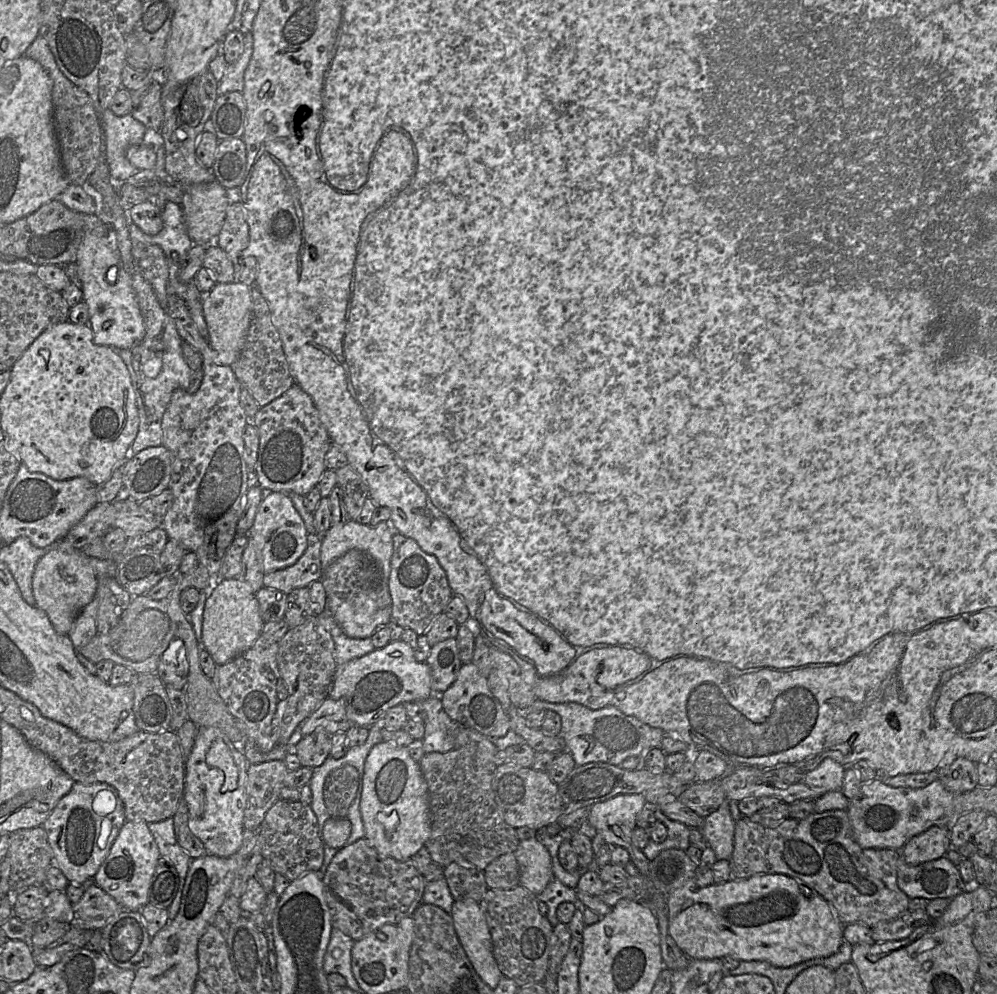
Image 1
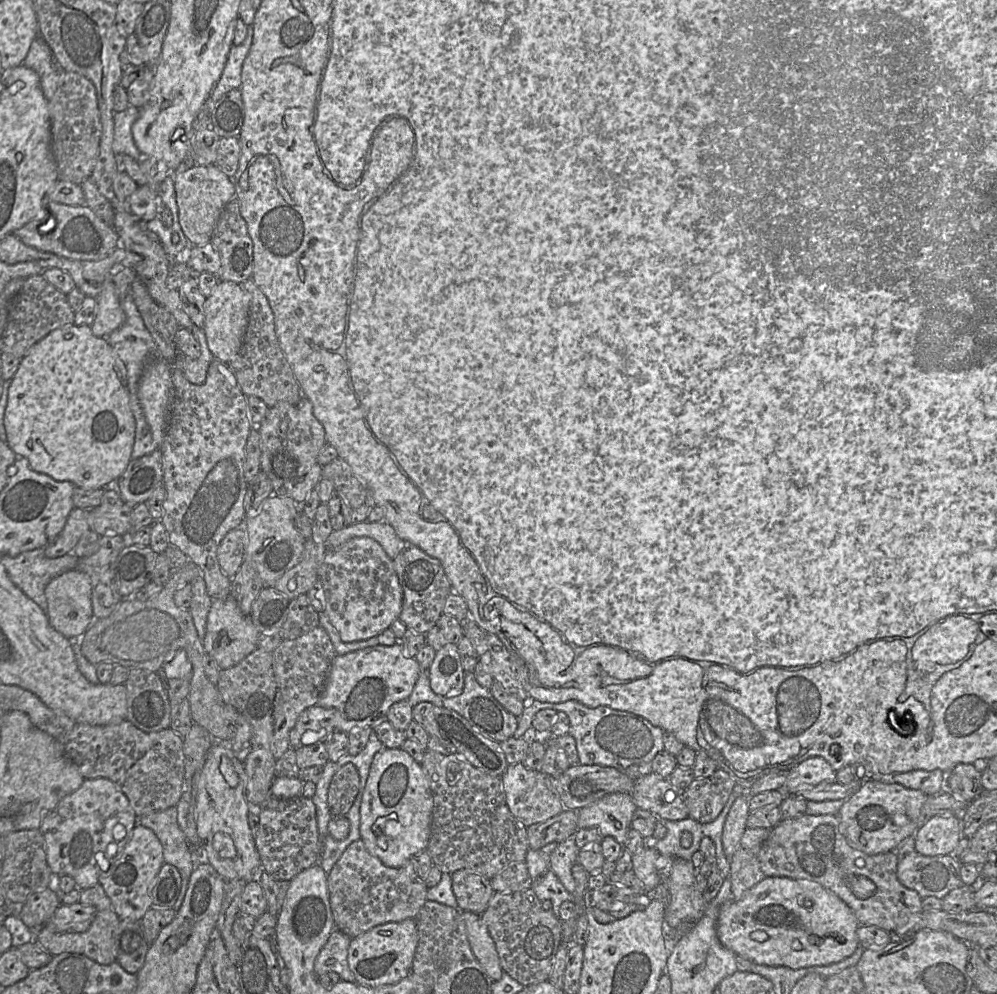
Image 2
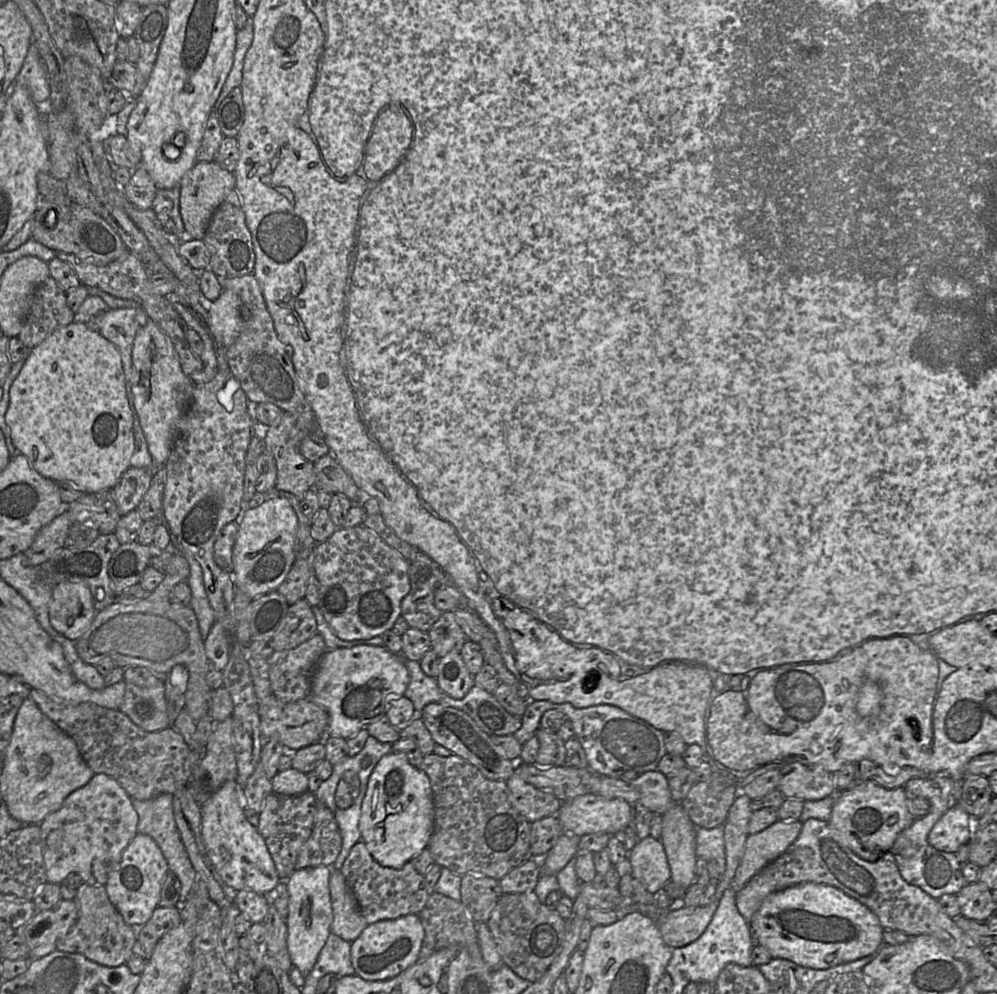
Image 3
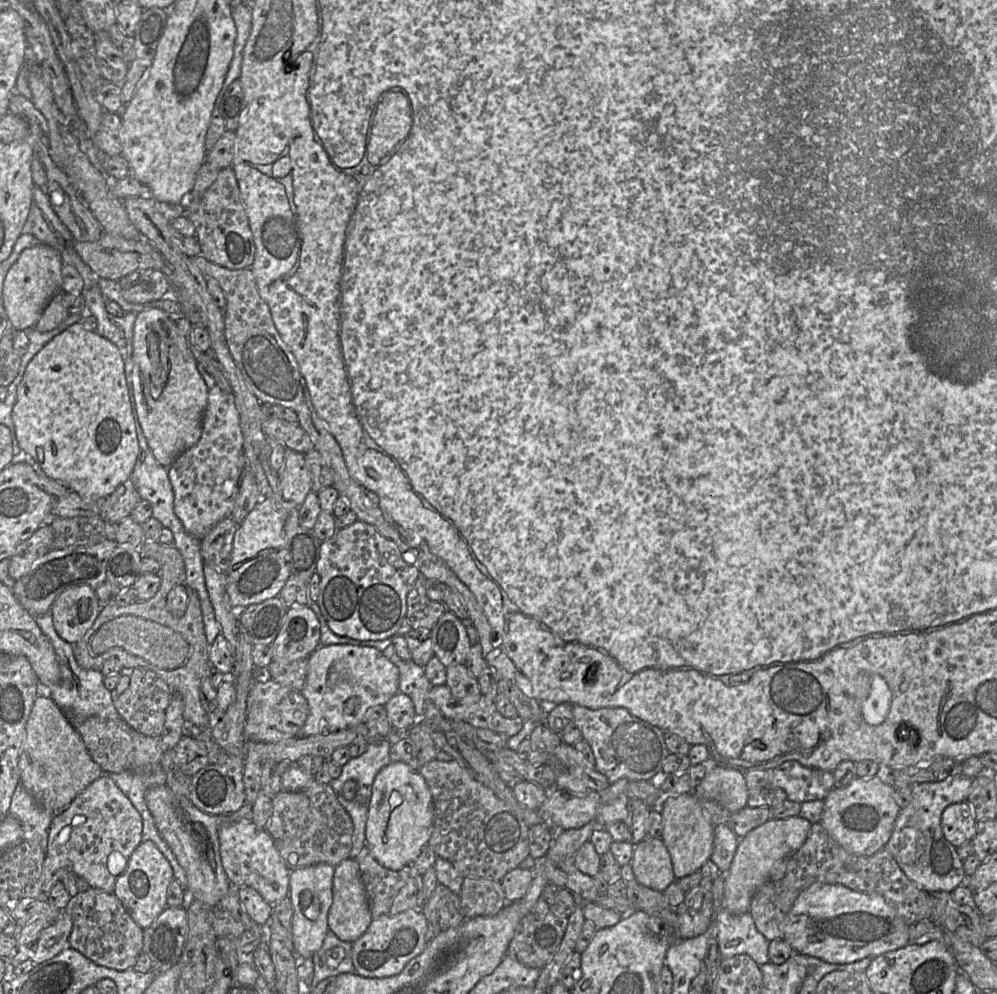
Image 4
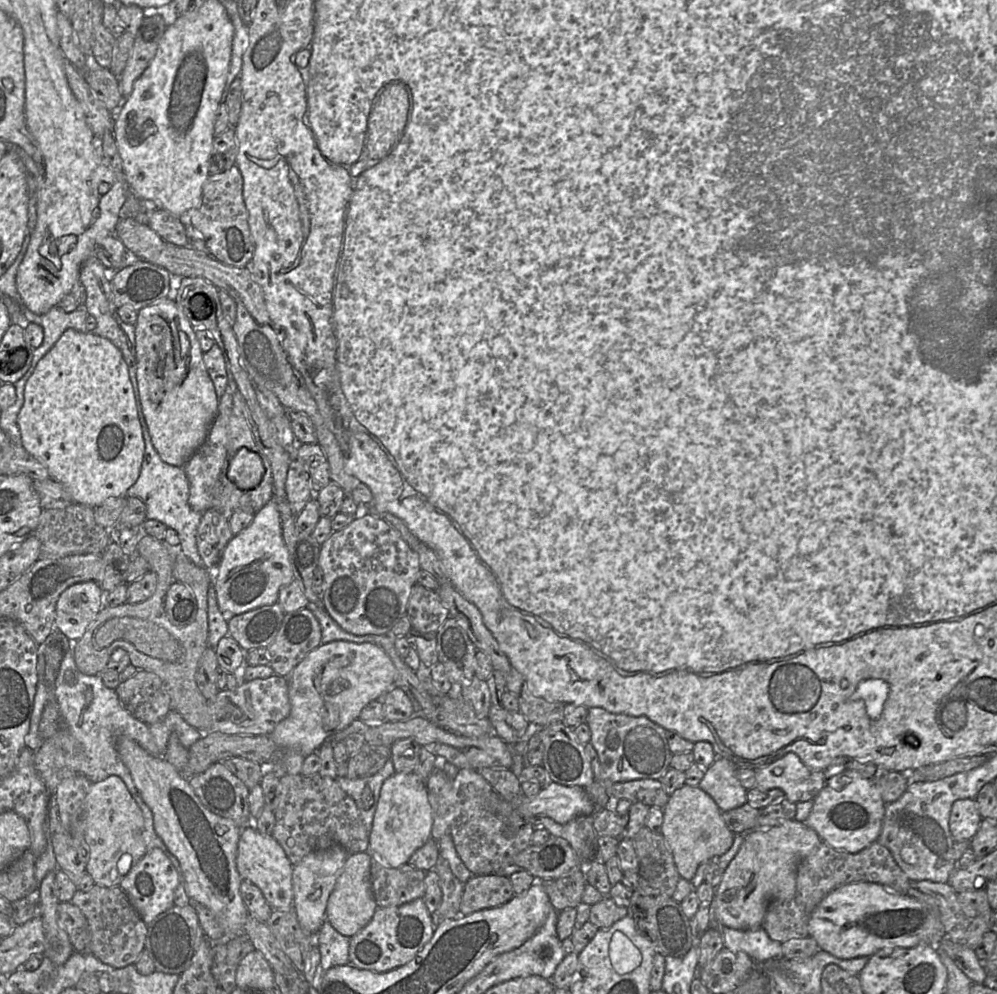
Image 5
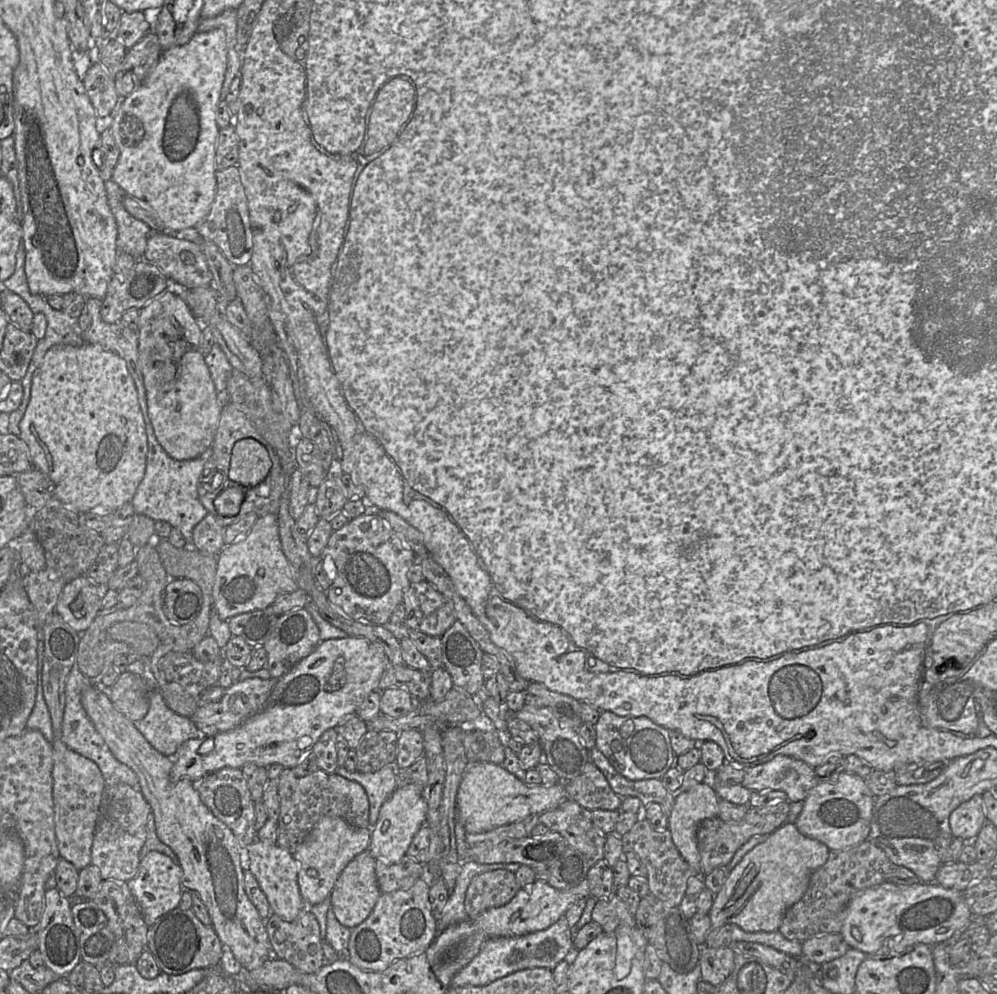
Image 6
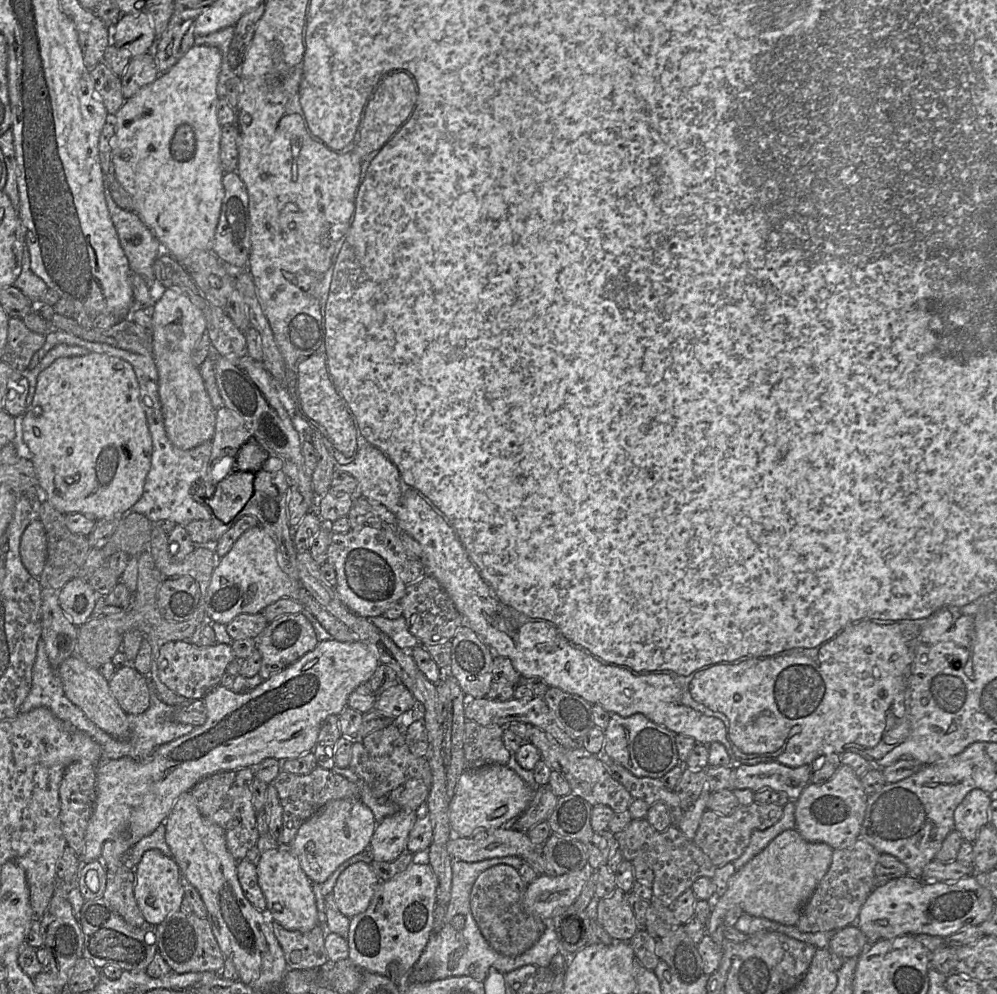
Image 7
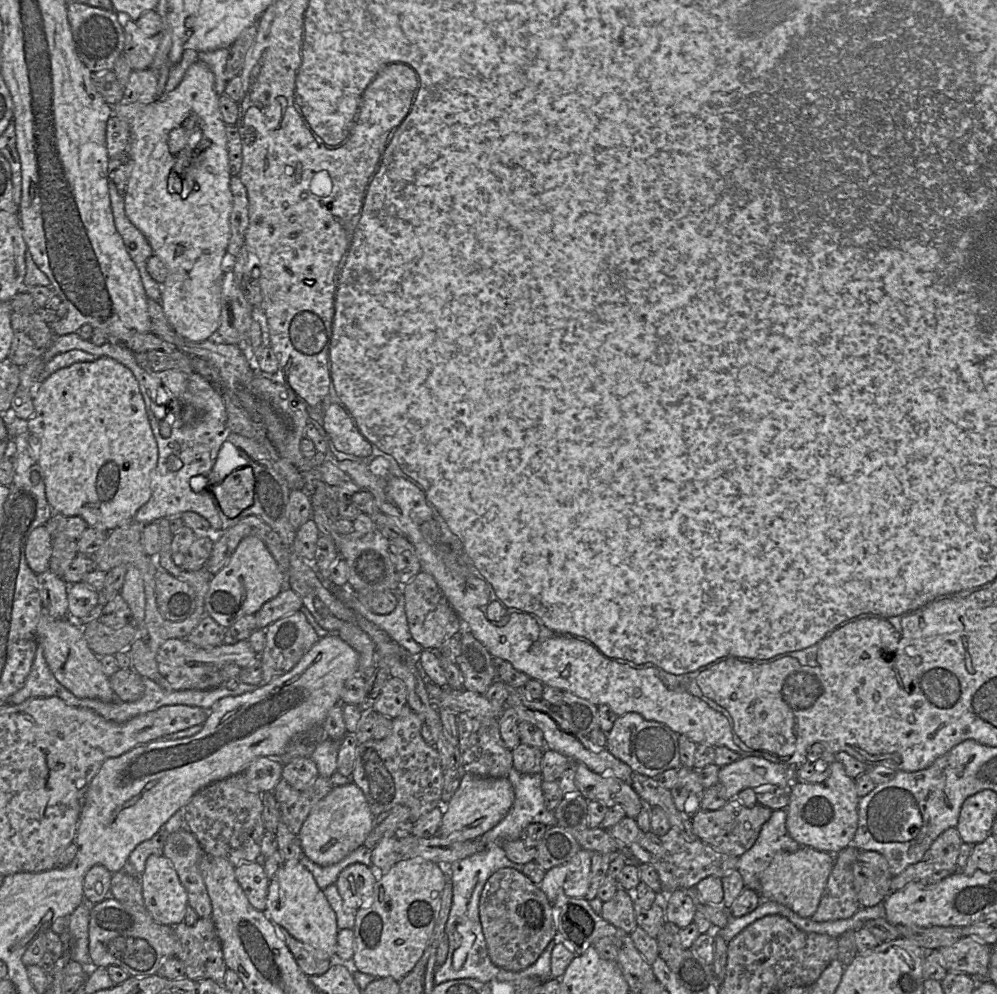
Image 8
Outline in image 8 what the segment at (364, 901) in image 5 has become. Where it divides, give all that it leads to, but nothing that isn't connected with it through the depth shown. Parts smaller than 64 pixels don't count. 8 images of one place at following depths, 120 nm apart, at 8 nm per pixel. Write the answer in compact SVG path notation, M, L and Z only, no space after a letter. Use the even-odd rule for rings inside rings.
M362 863L346 867L336 881L344 905L356 911L373 895L376 883L375 869Z

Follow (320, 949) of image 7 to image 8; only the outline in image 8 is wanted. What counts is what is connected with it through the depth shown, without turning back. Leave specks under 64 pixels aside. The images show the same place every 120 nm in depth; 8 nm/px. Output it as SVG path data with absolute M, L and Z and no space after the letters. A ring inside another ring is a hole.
M275 924L274 928L307 976L322 975L333 964L334 957L326 952L299 941L279 924Z

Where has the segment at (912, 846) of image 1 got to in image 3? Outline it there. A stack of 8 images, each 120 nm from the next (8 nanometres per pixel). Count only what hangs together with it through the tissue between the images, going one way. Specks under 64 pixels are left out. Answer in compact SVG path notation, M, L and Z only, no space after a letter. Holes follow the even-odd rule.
M957 803L934 824L927 839L938 850L956 853L962 844L969 843L973 831L973 818Z

